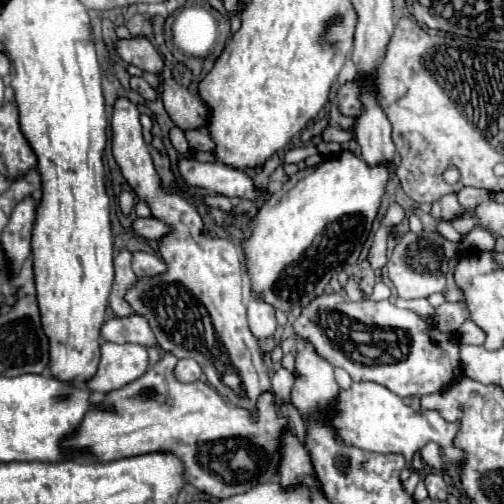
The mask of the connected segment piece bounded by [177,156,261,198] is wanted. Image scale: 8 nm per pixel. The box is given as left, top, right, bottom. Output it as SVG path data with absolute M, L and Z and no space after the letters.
M179 158L177 162L181 178L195 188L223 194L227 198L259 198L253 180L237 168L227 168L219 162L197 162L195 158Z

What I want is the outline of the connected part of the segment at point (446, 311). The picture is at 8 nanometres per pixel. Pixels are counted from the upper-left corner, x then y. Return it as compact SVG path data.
M457 302L457 304L441 304L433 316L433 322L435 326L441 330L441 332L449 332L449 334L457 334L459 326L469 318L469 312L467 312L467 306L463 302Z

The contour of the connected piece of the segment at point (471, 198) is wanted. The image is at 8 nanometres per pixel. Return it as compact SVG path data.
M463 188L459 194L457 194L457 198L459 198L459 202L463 204L463 206L477 206L477 204L481 204L481 202L485 202L487 198L489 198L489 192L487 190L483 190L483 188Z

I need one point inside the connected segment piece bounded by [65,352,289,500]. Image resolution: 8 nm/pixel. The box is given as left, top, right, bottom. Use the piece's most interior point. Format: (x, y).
(226, 450)

